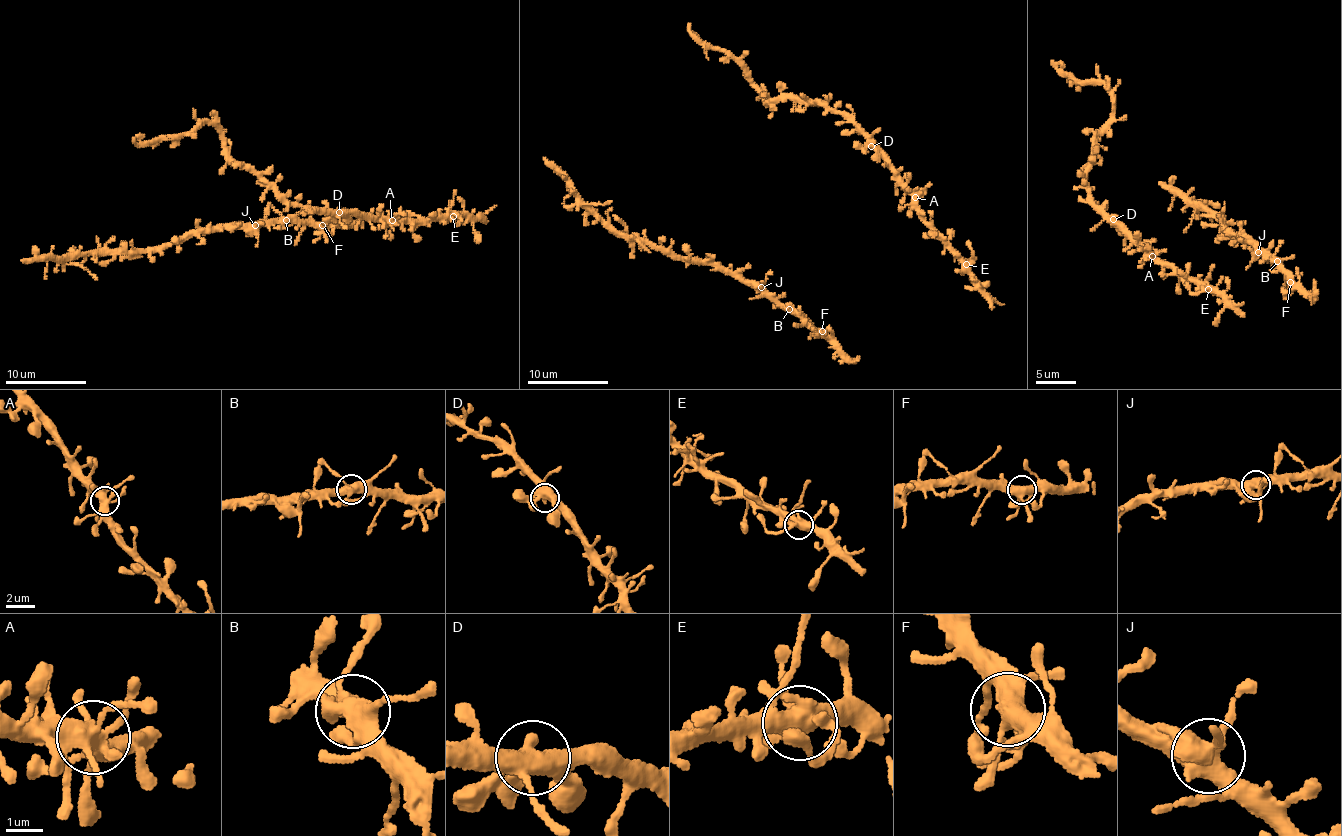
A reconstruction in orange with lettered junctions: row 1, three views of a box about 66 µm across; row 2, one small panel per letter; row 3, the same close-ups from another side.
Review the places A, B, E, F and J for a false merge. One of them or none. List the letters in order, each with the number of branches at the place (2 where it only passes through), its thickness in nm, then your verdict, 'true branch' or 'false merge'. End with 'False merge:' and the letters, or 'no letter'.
A: 7 | 480 nm | true branch
B: 5 | 460 nm | true branch
E: 6 | 480 nm | true branch
F: 4 | 440 nm | true branch
J: 4 | 480 nm | true branch
False merge: no letter

